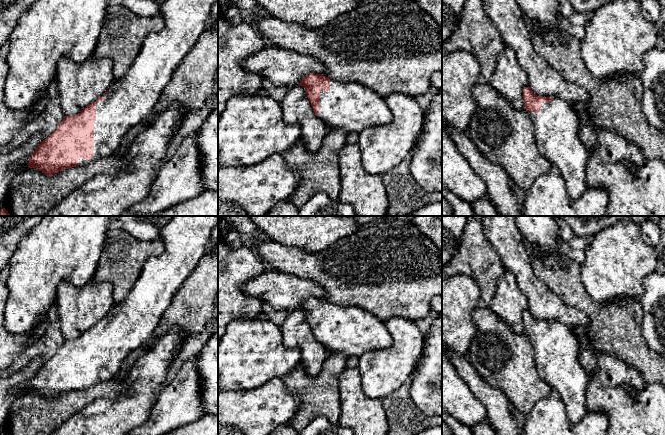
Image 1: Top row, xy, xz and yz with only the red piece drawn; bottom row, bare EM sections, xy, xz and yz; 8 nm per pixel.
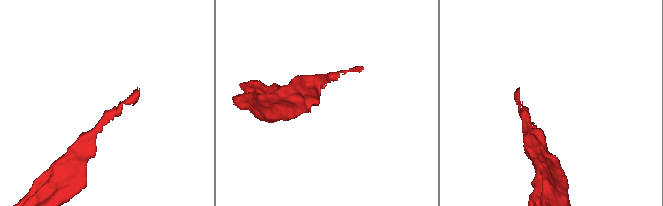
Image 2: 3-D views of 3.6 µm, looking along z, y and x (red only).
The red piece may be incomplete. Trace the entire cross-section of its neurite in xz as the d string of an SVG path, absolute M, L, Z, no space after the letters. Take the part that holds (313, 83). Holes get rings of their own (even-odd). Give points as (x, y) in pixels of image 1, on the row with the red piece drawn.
M311 73L298 84L305 88L315 115L329 128L342 129L347 133L360 133L364 129L389 124L393 115L383 97L356 82L342 82L323 74Z

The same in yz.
M528 86L523 90L524 109L527 110L531 118L531 122L534 128L536 148L539 154L546 159L551 165L554 165L563 177L564 186L566 188L568 196L572 200L579 199L588 188L587 185L587 161L590 156L590 152L579 138L579 117L574 111L572 106L566 101L558 97L543 97L537 96L533 93Z

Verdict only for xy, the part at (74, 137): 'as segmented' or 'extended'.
extended

